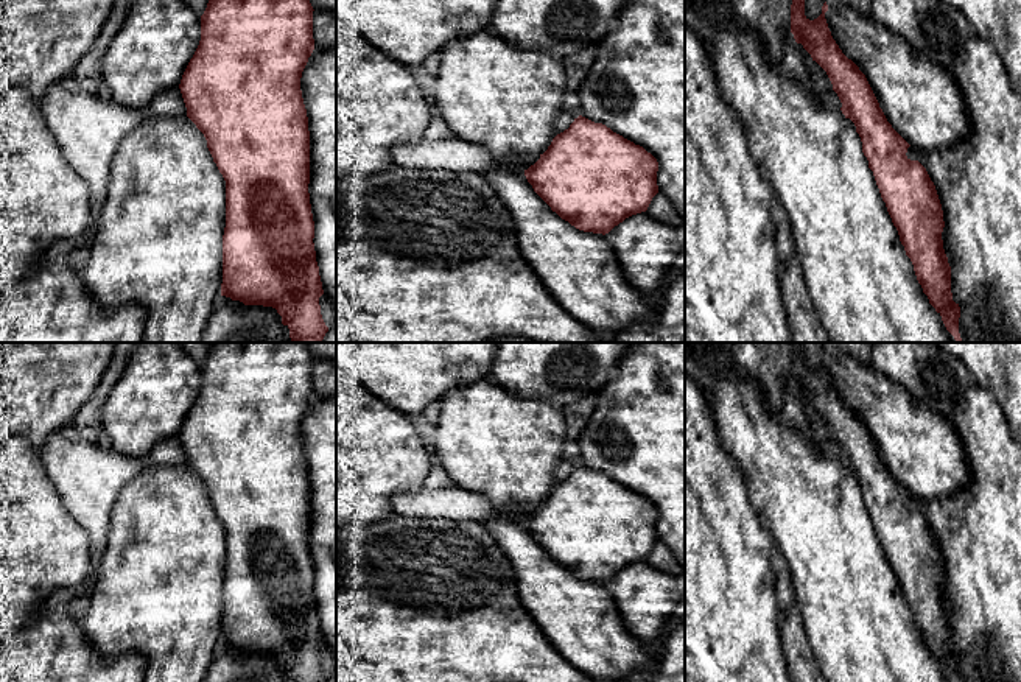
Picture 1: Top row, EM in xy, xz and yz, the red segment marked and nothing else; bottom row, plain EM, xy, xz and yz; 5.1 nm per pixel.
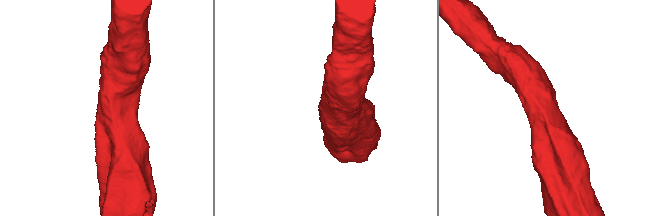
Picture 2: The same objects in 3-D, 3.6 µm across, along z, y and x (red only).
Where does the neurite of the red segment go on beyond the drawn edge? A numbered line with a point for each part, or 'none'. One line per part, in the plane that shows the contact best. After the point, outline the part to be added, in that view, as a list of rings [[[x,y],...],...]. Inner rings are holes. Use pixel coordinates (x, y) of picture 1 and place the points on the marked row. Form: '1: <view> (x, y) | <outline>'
none

